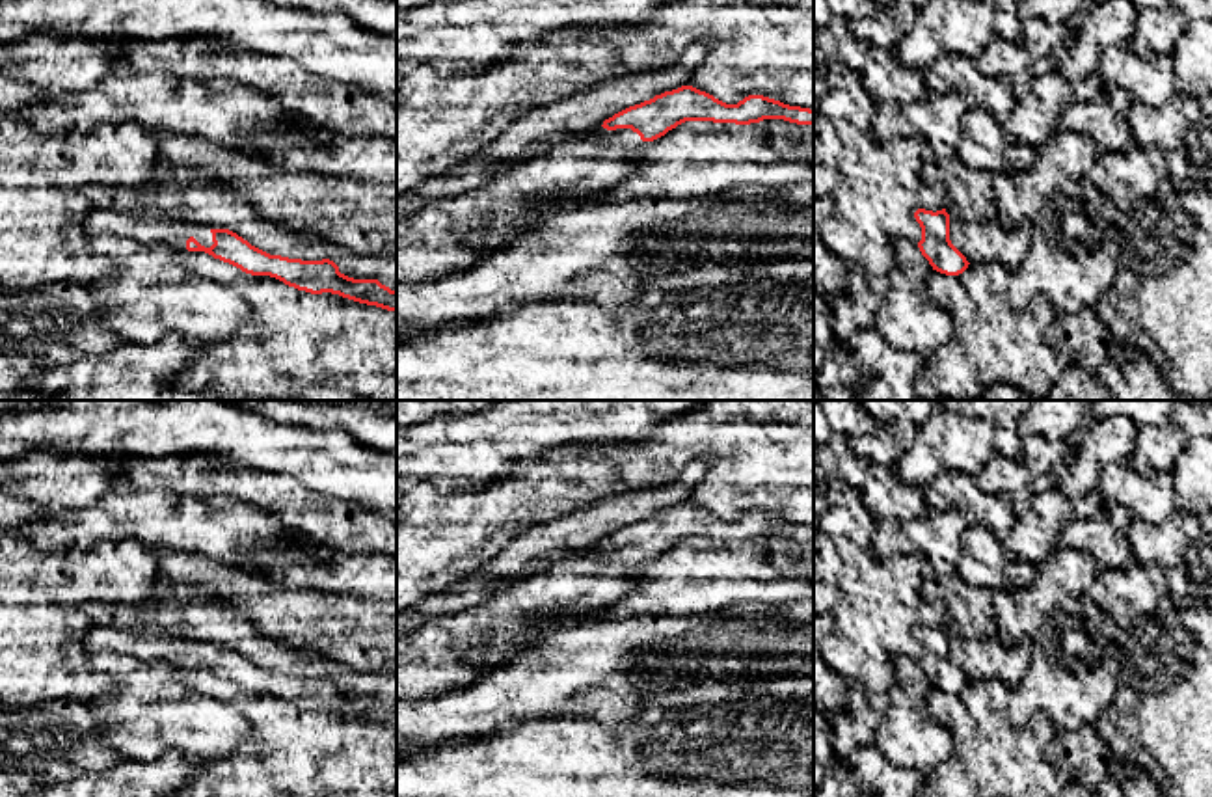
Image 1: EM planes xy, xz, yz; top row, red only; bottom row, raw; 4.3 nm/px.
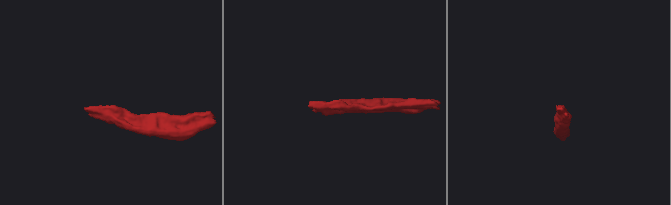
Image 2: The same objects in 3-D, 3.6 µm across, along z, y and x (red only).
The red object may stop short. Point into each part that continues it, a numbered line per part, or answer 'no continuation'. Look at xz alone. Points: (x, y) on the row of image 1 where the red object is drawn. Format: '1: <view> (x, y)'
1: xz (620, 136)

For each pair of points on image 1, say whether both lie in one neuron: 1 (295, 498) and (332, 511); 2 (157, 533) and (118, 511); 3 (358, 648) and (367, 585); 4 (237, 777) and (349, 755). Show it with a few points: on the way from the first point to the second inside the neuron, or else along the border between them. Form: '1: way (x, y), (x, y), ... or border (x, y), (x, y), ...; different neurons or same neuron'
1: way (304, 507), (323, 511); same neuron
2: way (148, 524), (138, 514), (127, 513); same neuron
3: border (323, 589), (334, 594), (377, 600); different neurons
4: way (265, 777), (276, 773), (293, 758), (321, 758); same neuron

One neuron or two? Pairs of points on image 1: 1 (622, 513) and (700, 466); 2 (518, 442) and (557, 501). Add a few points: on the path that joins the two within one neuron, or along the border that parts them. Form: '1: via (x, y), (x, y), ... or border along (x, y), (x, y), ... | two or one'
1: via (641, 505), (671, 496), (682, 485) | one
2: border along (570, 444), (518, 459), (505, 477), (490, 481) | two

